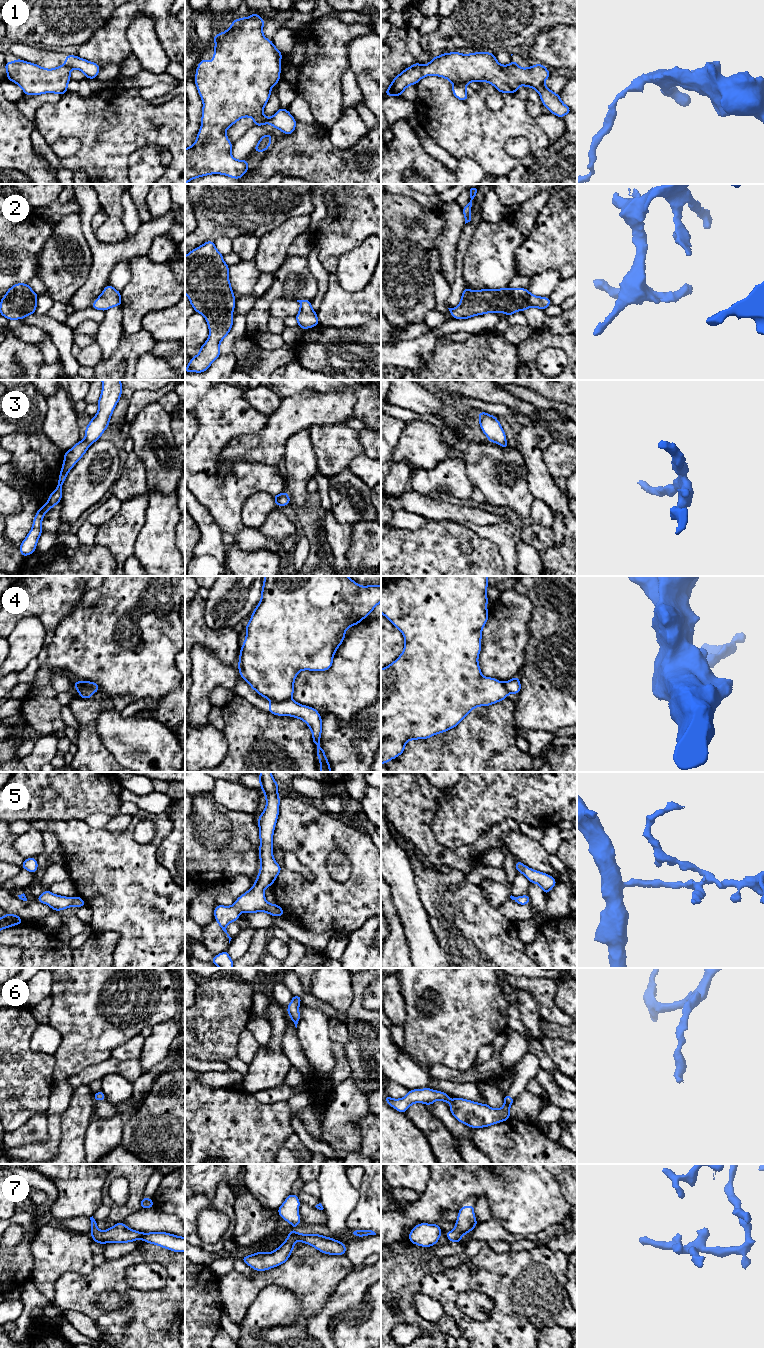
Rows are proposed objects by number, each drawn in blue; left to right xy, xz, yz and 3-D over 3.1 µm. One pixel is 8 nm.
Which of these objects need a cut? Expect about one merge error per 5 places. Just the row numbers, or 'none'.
1, 4

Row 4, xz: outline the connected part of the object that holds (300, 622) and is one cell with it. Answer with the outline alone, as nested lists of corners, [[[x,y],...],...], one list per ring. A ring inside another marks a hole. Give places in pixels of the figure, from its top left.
[[[265,576],[261,601],[252,612],[240,650],[239,674],[259,695],[275,702],[292,699],[294,681],[302,670],[326,671],[345,638],[345,631],[359,624],[381,602],[381,585],[358,585],[348,576]]]

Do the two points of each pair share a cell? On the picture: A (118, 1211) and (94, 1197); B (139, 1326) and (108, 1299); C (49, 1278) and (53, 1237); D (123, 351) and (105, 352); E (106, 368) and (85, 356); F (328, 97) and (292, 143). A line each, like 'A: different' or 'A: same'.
A: different
B: different
C: same
D: different
E: different
F: different

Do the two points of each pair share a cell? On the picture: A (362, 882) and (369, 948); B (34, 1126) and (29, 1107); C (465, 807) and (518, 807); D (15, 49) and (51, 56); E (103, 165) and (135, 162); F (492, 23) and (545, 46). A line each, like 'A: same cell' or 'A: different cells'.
A: different cells
B: different cells
C: same cell
D: same cell
E: different cells
F: different cells

